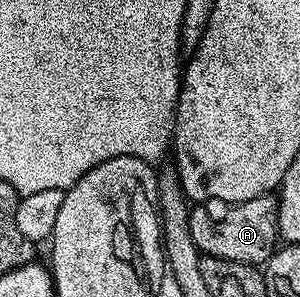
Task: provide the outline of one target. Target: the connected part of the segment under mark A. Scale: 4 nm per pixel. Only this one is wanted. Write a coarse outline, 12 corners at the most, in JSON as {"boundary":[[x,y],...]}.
{"boundary":[[278,200],[235,204],[223,220],[190,211],[202,256],[265,265],[276,251]]}

